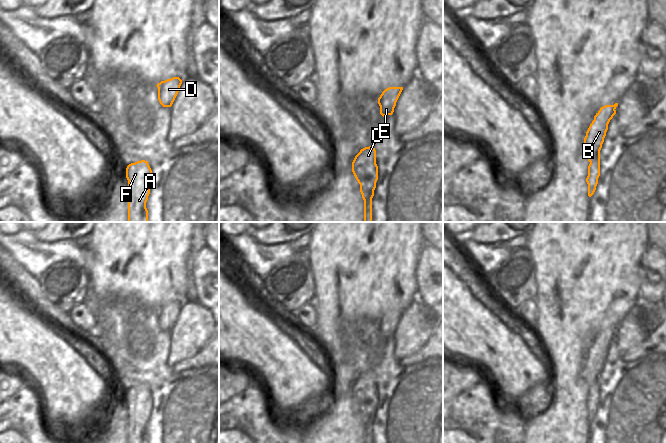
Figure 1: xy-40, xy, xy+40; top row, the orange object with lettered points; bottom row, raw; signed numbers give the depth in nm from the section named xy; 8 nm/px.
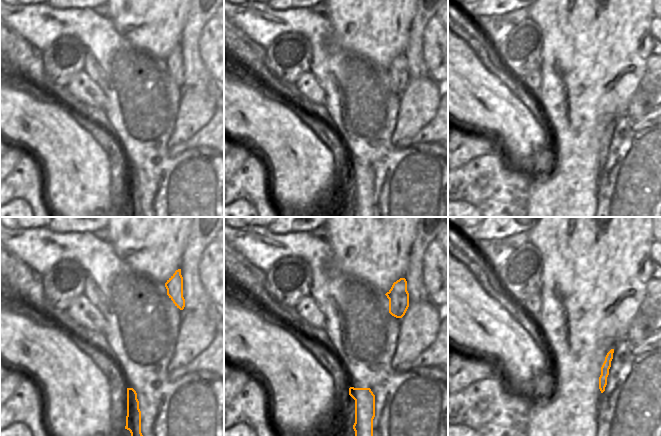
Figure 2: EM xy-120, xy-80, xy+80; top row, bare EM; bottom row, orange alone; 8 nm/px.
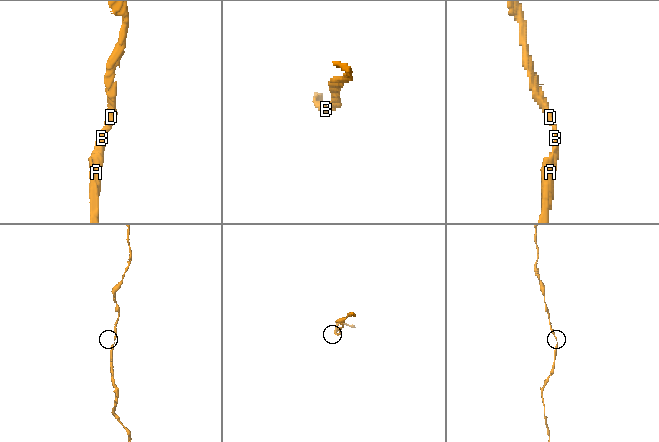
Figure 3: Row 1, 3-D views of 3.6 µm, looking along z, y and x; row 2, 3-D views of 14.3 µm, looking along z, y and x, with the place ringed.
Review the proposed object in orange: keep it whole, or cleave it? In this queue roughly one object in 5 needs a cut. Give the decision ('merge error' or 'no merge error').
no merge error

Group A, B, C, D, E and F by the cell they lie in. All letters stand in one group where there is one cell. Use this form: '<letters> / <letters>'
A B C D E F

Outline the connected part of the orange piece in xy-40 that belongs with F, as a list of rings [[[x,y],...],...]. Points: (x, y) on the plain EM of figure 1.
[[[147,385],[131,387],[126,392],[128,404],[128,443],[148,443],[146,426],[152,410],[152,394]]]

